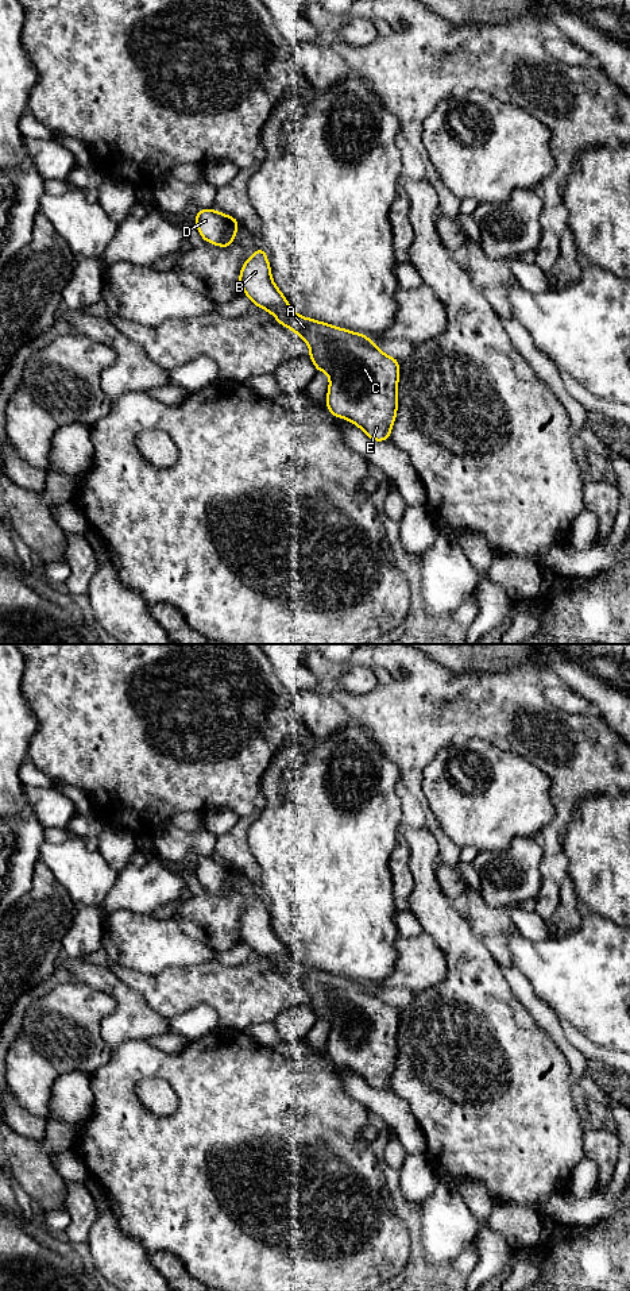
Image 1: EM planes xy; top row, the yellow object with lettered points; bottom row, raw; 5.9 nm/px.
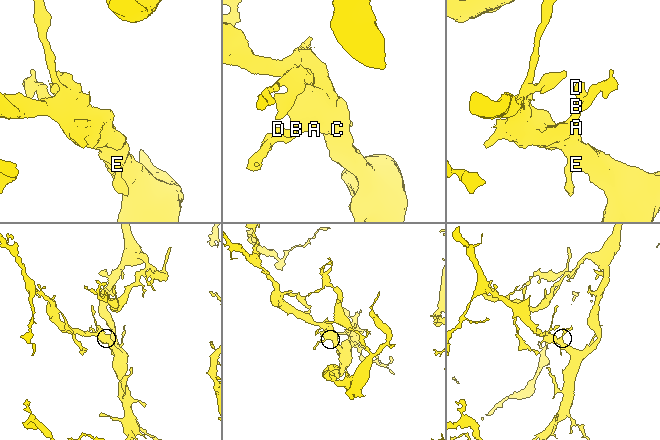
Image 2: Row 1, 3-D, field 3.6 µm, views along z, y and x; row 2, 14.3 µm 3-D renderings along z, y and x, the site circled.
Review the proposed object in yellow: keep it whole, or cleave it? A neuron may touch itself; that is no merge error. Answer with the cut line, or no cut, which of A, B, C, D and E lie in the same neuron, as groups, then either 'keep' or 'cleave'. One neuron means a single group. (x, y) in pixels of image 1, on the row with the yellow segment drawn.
cut none; groups A B C D E; keep

